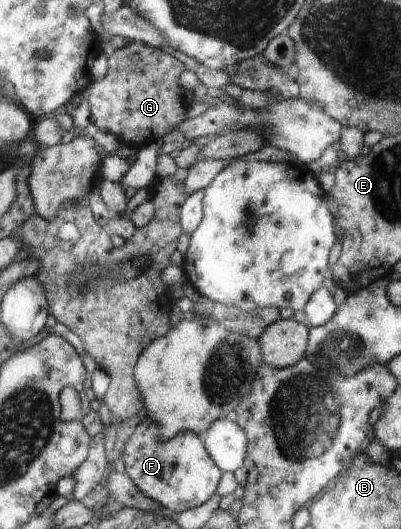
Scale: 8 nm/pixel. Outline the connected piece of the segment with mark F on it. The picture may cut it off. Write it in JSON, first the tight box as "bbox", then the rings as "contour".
{"bbox":[120,415,223,513],"contour":[[[148,415],[136,425],[120,457],[126,466],[125,473],[136,488],[164,509],[175,513],[206,503],[217,492],[223,473],[206,452],[199,435],[178,433],[176,437],[163,441],[160,428]]]}

